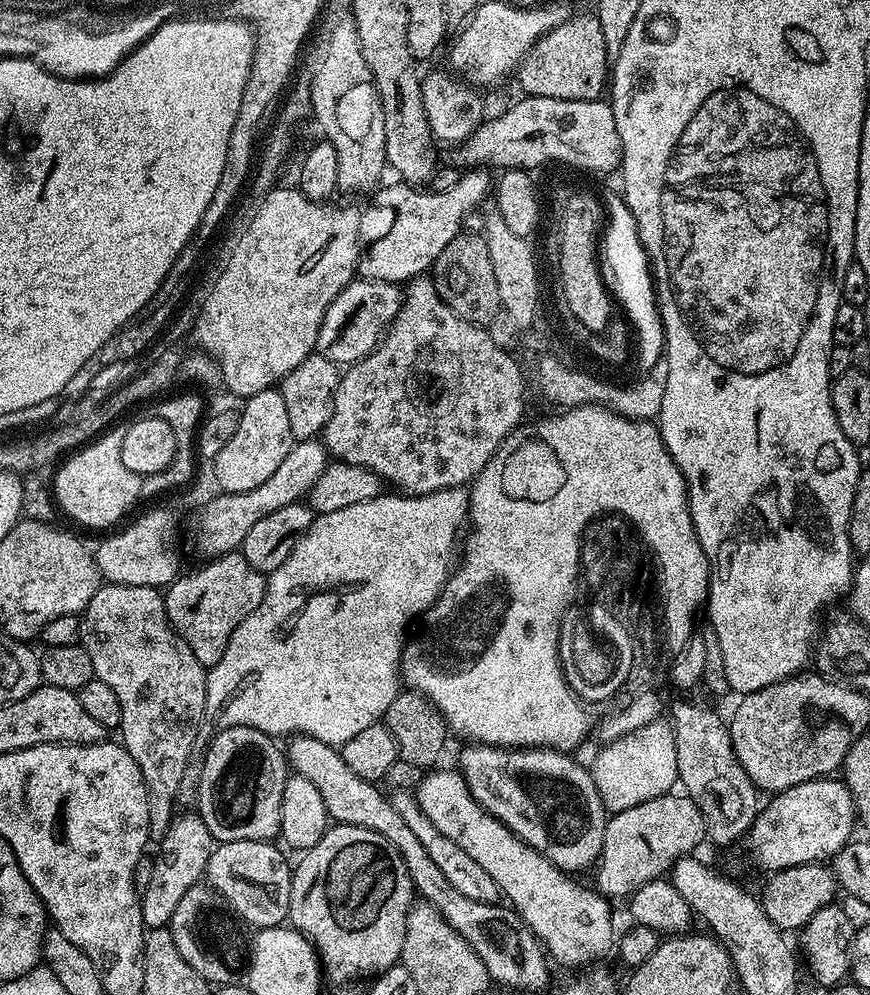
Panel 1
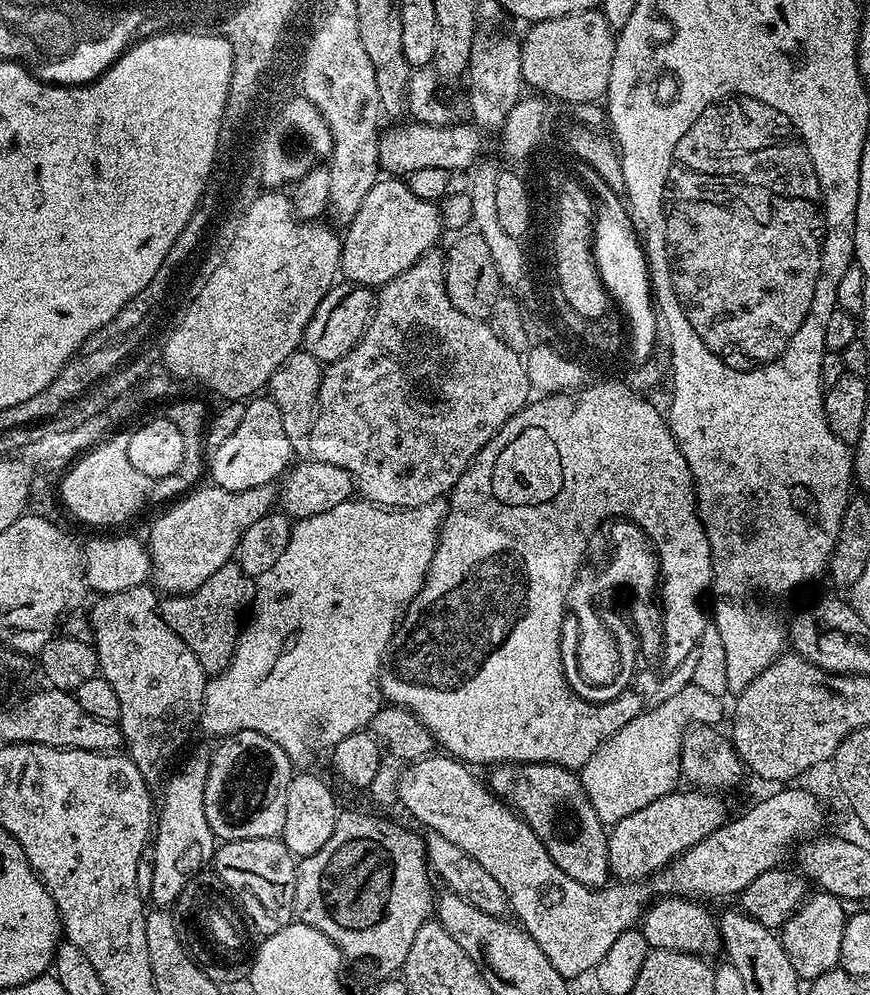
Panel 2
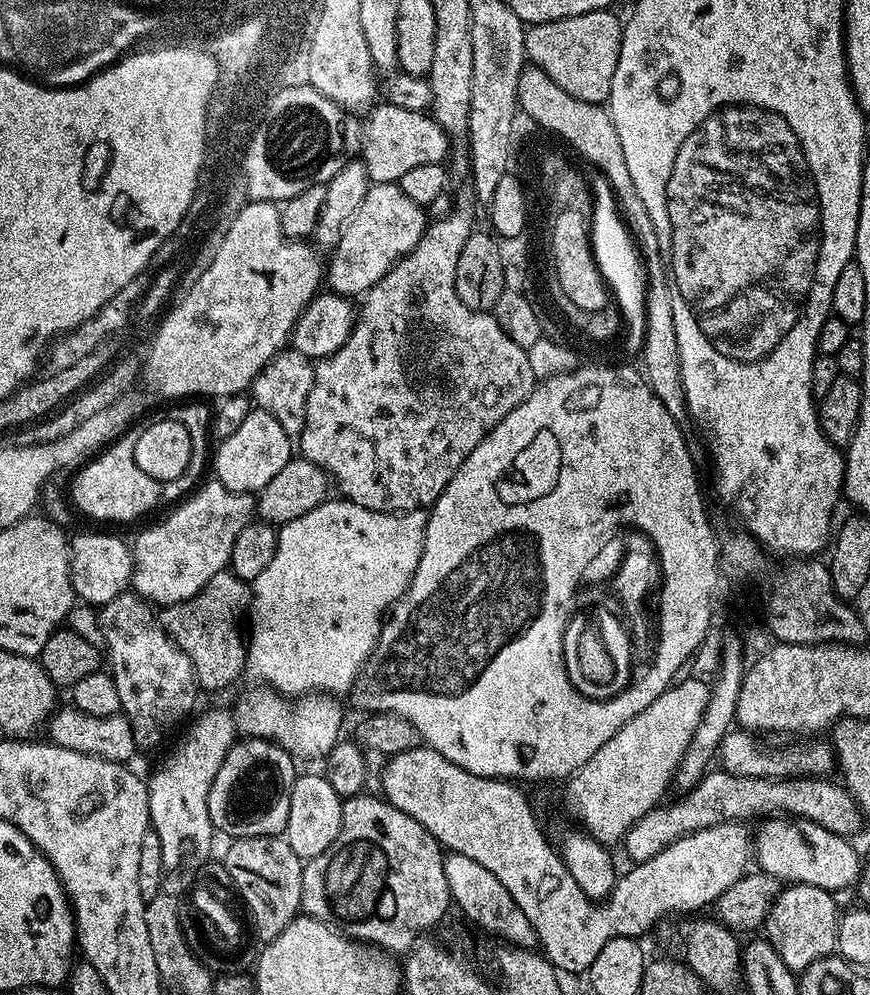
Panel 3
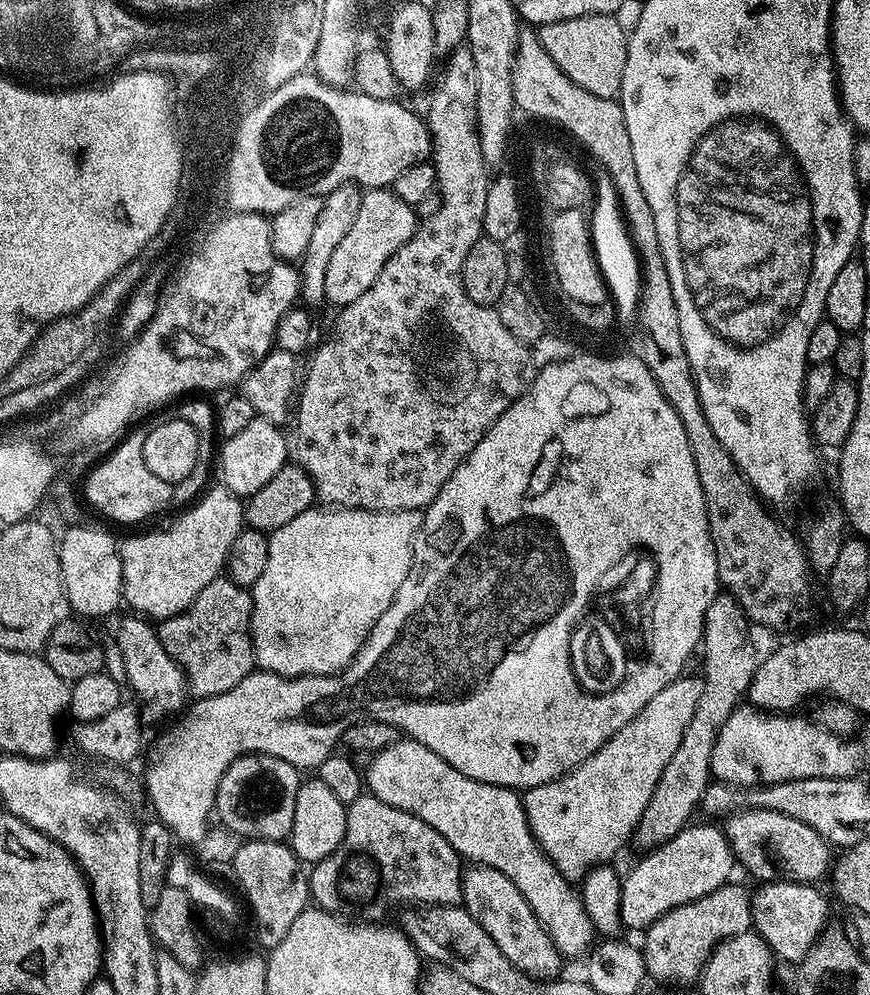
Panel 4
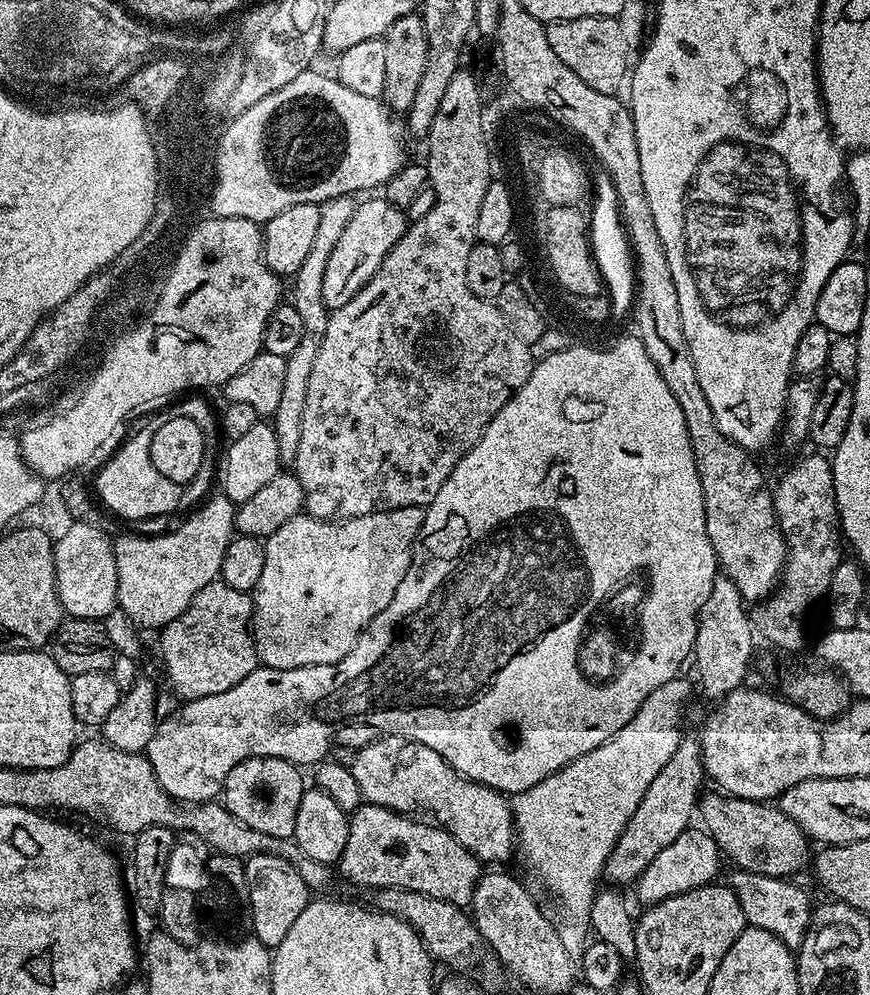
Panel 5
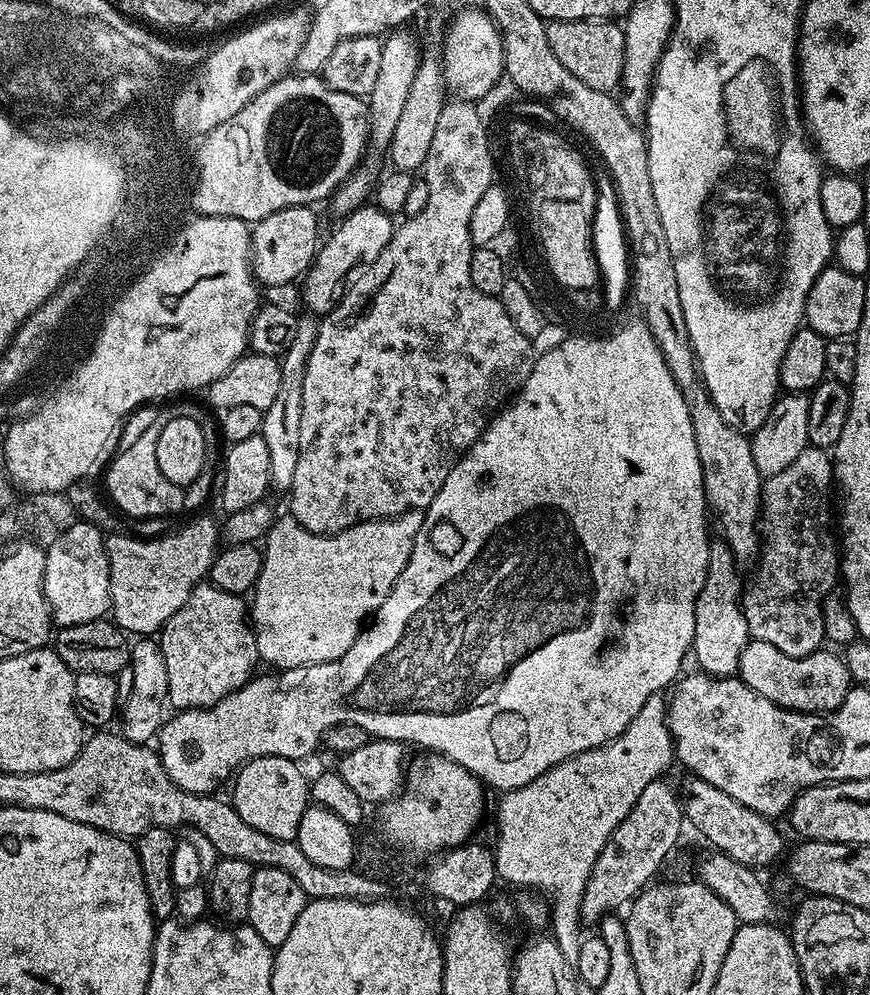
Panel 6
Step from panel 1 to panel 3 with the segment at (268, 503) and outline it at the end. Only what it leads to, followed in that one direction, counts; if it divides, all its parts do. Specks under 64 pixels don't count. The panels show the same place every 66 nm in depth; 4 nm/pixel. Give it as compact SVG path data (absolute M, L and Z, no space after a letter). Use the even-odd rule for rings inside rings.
M212 478L169 512L172 513L161 524L138 533L136 544L131 545L131 587L136 595L153 606L167 606L194 598L214 574L229 567L234 538L242 534L256 512L256 496L250 492L226 490L226 486Z

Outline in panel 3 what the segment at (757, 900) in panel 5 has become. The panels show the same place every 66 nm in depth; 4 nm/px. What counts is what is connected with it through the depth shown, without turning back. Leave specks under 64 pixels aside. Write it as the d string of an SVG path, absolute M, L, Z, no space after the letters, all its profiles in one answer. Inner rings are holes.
M789 884L770 906L762 925L763 935L795 974L805 972L811 964L835 951L840 909L834 898L835 895L826 889L806 884Z

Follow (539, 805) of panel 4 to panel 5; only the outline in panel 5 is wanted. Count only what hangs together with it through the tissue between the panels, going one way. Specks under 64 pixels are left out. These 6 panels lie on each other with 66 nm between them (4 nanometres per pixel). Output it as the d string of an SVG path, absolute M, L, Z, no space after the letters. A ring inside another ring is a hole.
M695 649L686 654L679 672L683 677L658 686L614 738L568 763L550 778L538 782L538 786L530 786L530 790L511 797L519 855L520 852L524 855L525 866L560 903L554 923L558 938L574 964L581 961L590 943L590 906L598 891L596 879L604 876L606 862L647 787L680 745L682 712L692 692L691 684L684 679L698 678Z

